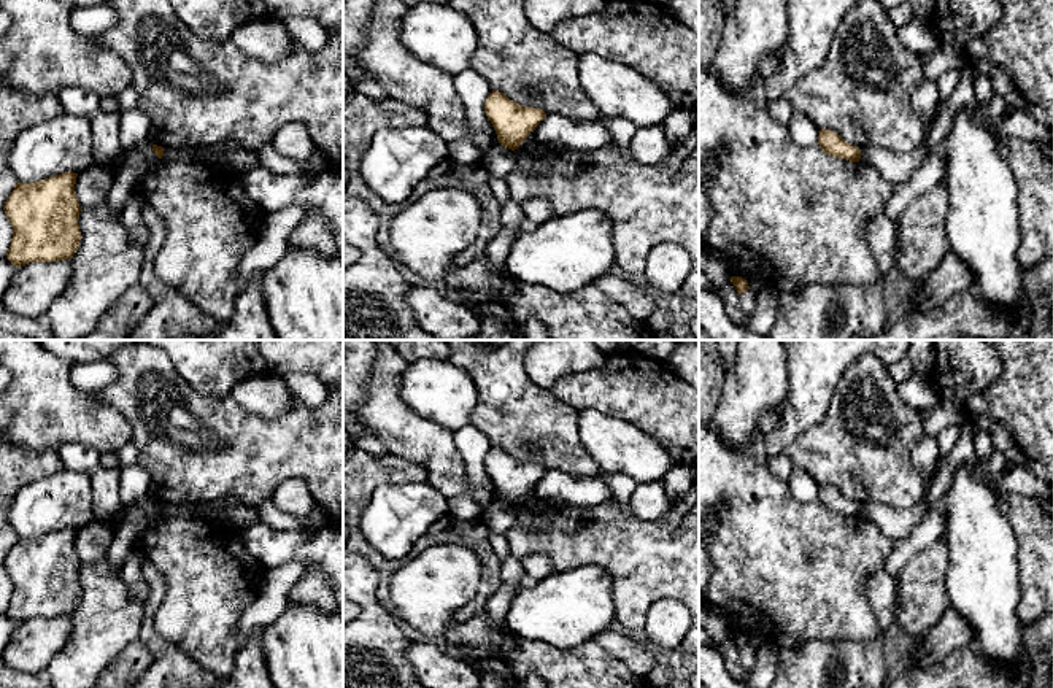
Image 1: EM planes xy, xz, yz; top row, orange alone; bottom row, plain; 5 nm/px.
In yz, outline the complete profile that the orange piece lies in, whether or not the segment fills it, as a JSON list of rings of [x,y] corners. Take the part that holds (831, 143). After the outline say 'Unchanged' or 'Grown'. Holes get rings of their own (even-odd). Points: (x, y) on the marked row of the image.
[[[821,129],[818,135],[818,145],[826,154],[832,157],[840,157],[850,162],[859,162],[861,159],[861,149],[847,143],[839,133],[832,130]]]. Unchanged

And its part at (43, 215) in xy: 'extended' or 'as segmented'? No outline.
as segmented

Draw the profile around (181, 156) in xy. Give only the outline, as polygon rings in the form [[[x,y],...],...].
[[[165,149],[164,156],[162,156],[162,164],[170,164],[170,162],[179,162],[179,164],[186,164],[186,162],[192,162],[194,156],[191,149]]]

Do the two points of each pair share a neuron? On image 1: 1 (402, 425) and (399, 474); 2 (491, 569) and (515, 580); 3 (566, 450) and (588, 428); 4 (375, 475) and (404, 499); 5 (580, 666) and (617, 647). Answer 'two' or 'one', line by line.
1: two
2: two
3: two
4: two
5: two

